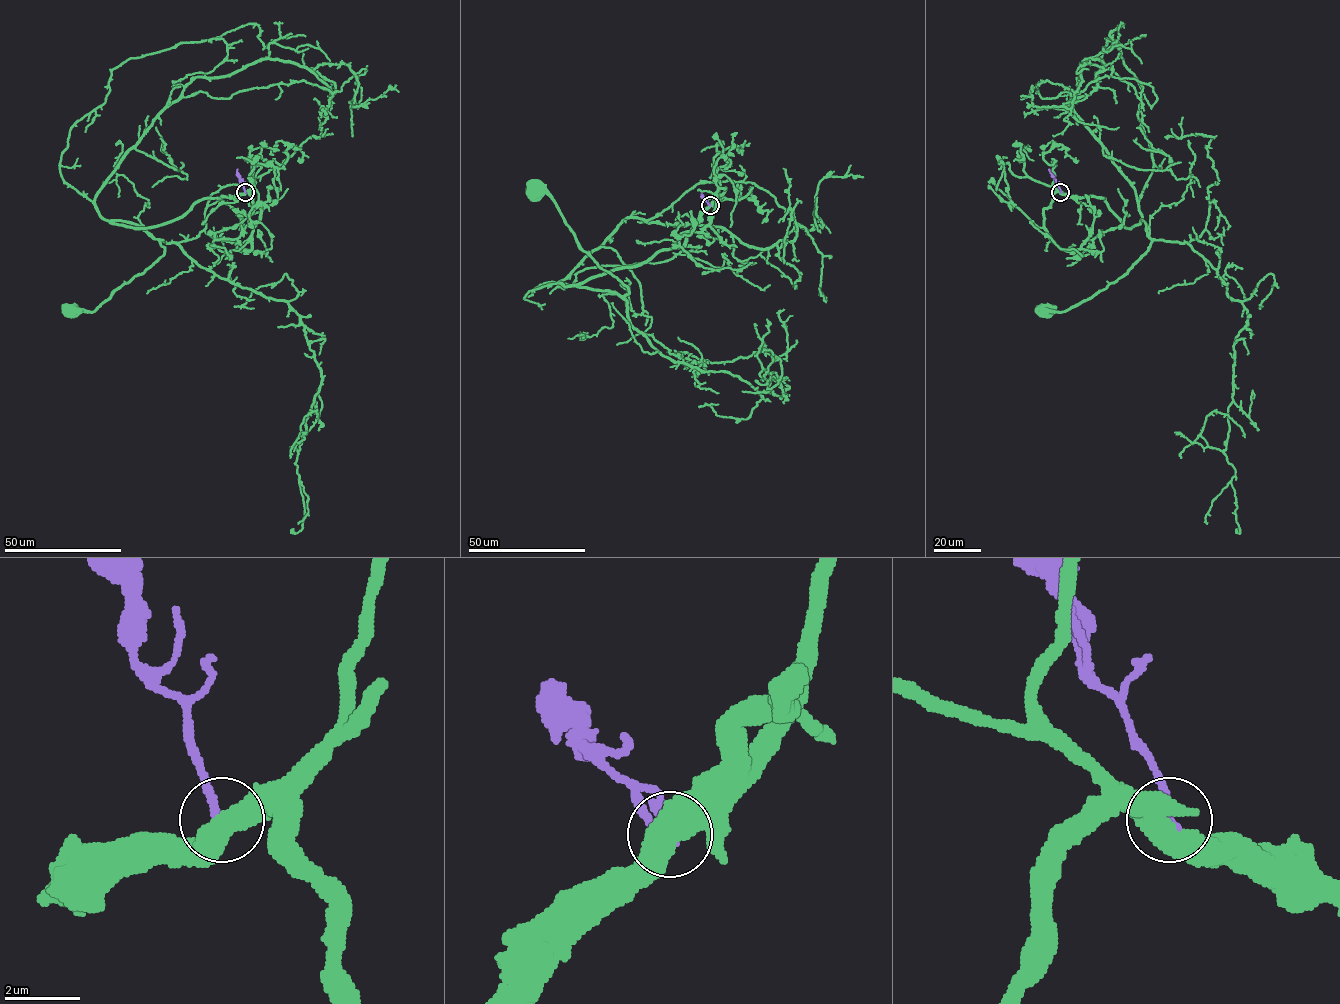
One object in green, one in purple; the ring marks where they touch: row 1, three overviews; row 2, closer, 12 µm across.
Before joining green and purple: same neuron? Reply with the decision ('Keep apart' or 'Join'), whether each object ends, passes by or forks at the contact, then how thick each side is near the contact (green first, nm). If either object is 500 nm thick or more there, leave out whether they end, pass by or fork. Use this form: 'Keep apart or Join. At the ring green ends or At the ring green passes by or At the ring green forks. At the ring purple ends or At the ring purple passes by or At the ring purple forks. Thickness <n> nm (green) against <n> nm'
Keep apart. Thickness 600 nm (green) against 240 nm

